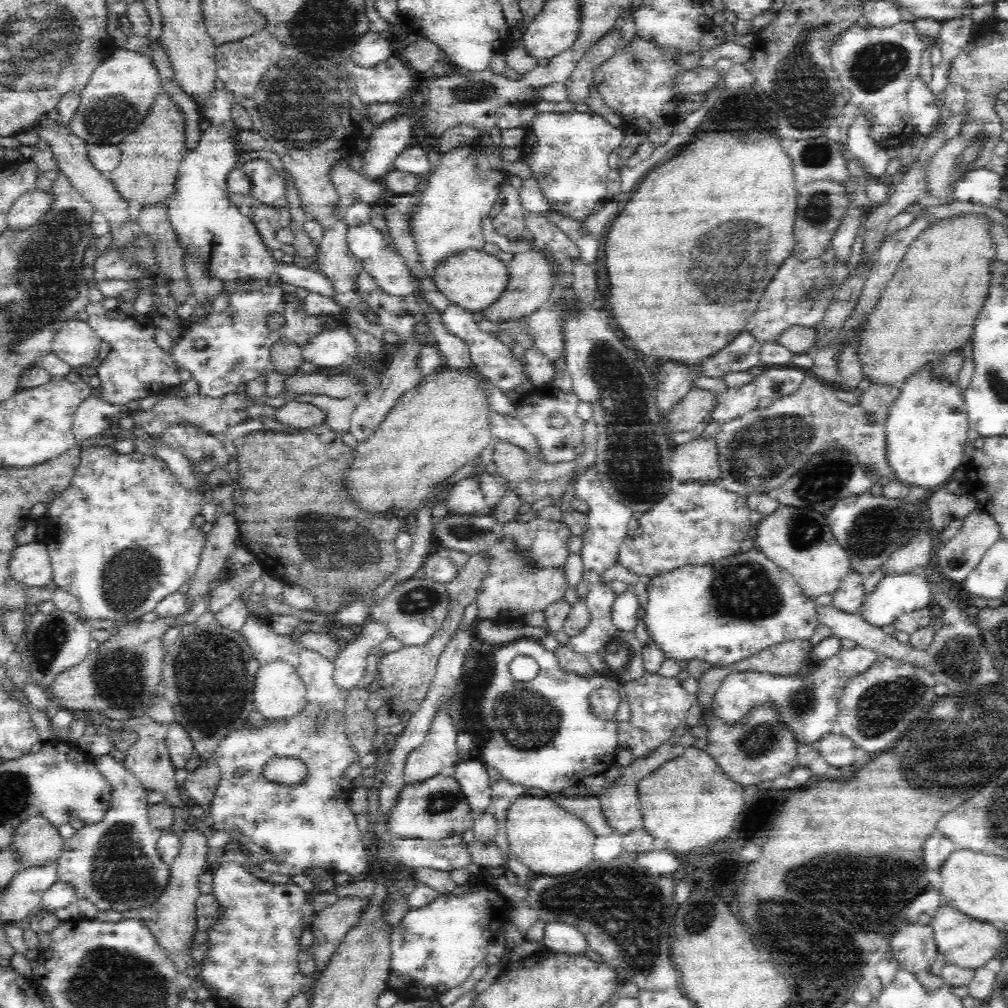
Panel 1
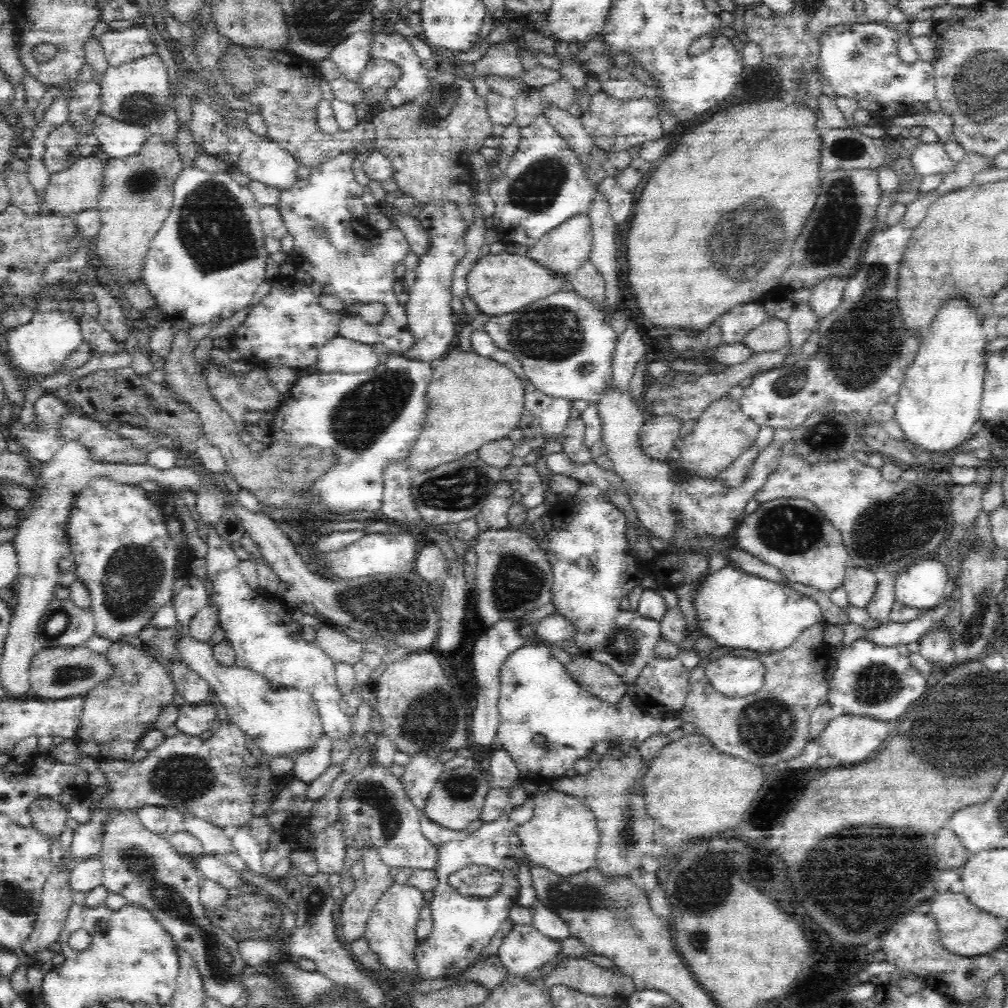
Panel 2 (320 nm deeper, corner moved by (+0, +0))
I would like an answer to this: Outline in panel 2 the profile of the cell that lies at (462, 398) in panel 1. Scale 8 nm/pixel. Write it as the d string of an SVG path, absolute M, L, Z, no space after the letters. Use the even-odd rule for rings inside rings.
M456 347L433 366L430 386L427 392L427 413L414 448L410 450L408 467L414 472L423 472L439 465L463 459L470 452L477 452L484 444L508 437L518 428L525 410L525 386L505 364L486 358L474 351L463 351Z

